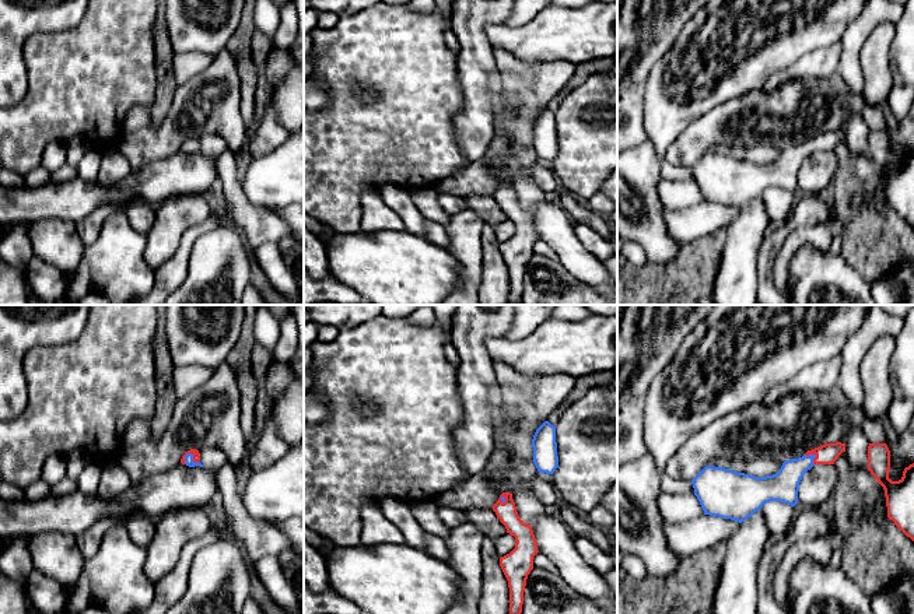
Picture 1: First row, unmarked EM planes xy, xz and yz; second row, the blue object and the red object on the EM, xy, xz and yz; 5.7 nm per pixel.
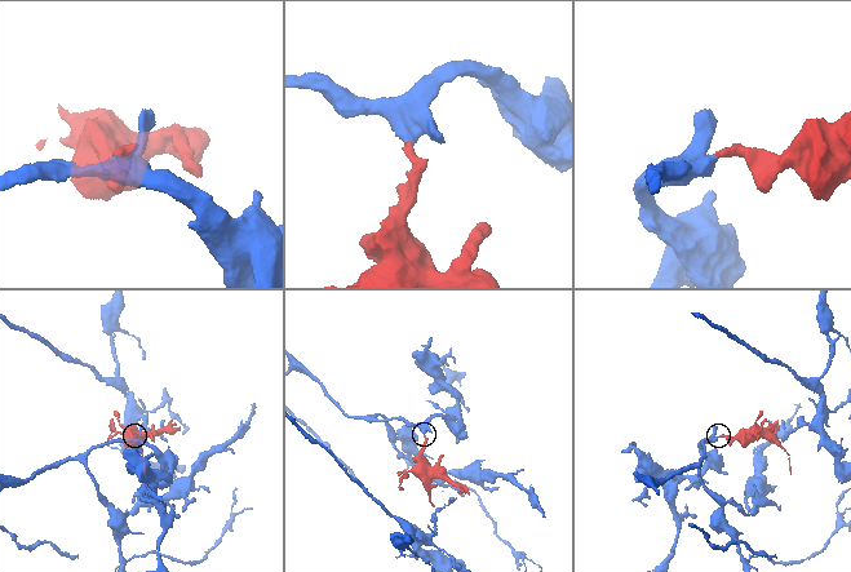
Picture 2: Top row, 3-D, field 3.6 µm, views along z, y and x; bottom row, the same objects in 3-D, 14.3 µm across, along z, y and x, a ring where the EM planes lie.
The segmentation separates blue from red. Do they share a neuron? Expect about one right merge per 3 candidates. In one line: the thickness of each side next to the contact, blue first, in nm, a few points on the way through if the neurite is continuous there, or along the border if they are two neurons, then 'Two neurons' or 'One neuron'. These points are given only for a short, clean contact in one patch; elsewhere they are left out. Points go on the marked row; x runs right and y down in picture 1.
Thickness 50 nm (blue) against 50 nm. Path across: xy (189, 462), (192, 456), (196, 456). One neuron

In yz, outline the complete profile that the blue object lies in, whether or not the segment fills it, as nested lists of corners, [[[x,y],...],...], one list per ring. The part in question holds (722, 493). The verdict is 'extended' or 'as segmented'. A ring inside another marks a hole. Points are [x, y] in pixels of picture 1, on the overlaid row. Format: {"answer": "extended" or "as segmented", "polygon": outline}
{"answer": "extended", "polygon": [[[824,443],[808,450],[802,457],[782,463],[778,473],[754,477],[724,467],[705,466],[691,480],[704,515],[742,523],[761,506],[778,501],[795,506],[799,483],[815,464],[834,464],[845,452],[845,443]]]}

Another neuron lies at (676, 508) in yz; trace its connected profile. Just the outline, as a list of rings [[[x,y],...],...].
[[[662,492],[658,504],[666,523],[683,523],[704,515],[696,495]]]

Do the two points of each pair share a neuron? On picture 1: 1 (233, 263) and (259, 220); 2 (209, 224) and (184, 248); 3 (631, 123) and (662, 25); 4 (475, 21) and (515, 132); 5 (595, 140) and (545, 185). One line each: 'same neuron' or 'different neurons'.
1: different neurons
2: same neuron
3: same neuron
4: different neurons
5: different neurons

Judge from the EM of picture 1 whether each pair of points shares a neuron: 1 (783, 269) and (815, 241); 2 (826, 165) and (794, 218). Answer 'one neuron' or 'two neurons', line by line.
1: one neuron
2: two neurons

